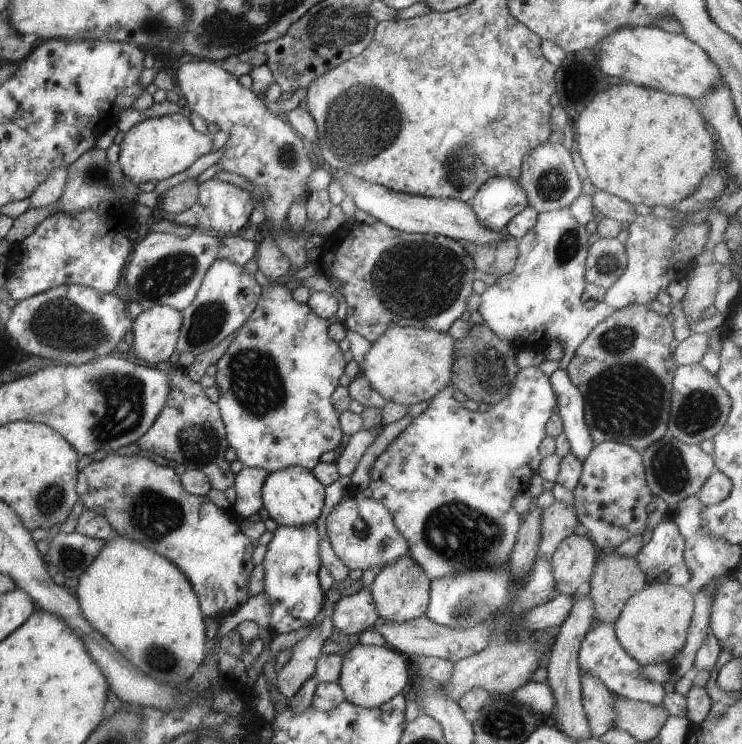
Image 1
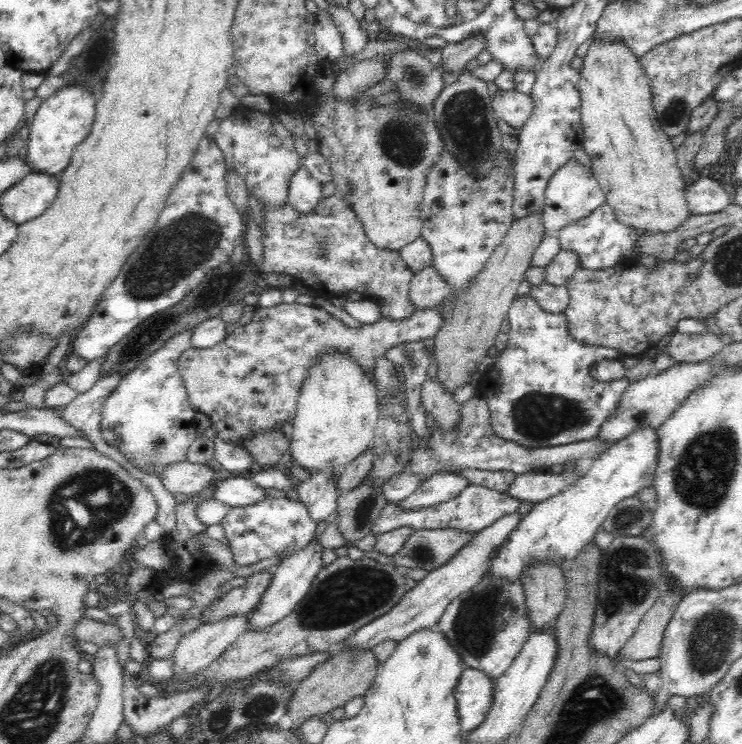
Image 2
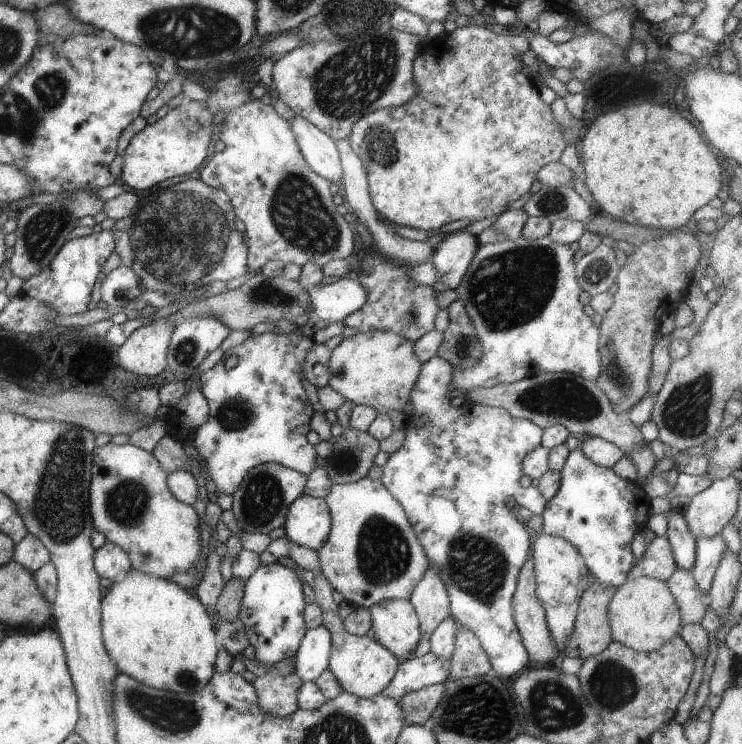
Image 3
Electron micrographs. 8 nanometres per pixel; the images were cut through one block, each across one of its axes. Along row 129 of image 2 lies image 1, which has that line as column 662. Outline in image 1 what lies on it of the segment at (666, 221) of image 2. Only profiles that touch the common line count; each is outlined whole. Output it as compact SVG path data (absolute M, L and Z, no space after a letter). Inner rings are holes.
M647 583L623 604L613 624L617 641L641 665L670 660L685 643L693 608L694 599L683 586Z

